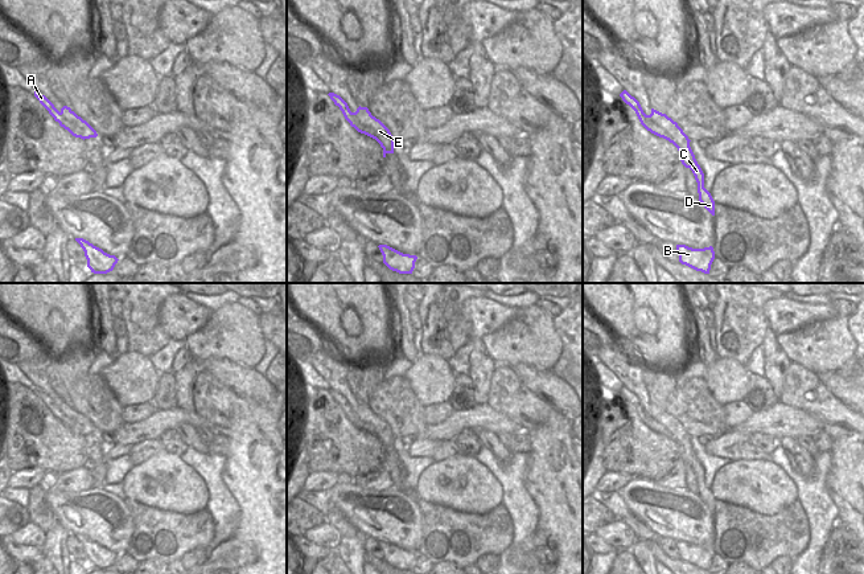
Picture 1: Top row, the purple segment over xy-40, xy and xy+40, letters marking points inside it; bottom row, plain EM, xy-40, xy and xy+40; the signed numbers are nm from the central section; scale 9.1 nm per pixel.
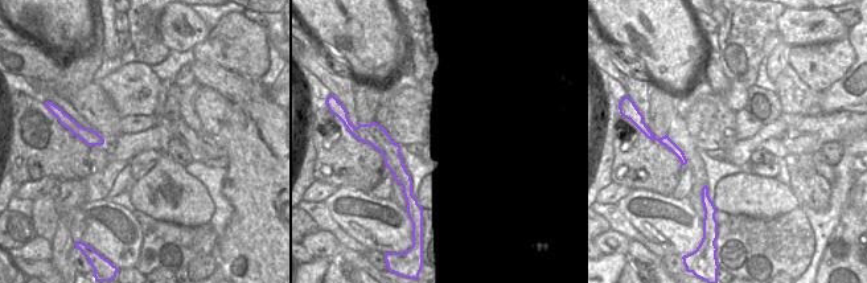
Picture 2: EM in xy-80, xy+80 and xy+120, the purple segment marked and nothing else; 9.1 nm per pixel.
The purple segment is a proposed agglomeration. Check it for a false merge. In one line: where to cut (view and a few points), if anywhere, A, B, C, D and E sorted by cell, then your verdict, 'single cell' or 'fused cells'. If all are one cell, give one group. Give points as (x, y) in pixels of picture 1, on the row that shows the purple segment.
xy-40 (60, 113), (78, 128), (79, 136) | A / B C D E | fused cells

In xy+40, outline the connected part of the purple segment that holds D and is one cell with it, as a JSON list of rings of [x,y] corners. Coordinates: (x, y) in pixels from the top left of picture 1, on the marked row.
[[[651,108],[651,114],[649,116],[653,122],[663,127],[670,135],[670,143],[672,143],[679,151],[679,160],[686,168],[690,168],[695,176],[695,180],[698,183],[699,201],[712,216],[715,216],[715,201],[711,193],[704,188],[704,173],[690,147],[691,140],[678,126],[678,123],[668,118],[666,114]]]

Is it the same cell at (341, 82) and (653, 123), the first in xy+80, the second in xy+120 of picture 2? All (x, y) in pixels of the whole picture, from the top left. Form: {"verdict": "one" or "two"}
{"verdict": "two"}

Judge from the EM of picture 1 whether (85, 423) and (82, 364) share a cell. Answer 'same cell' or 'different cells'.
different cells

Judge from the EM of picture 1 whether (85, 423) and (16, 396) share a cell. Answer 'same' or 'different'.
different

